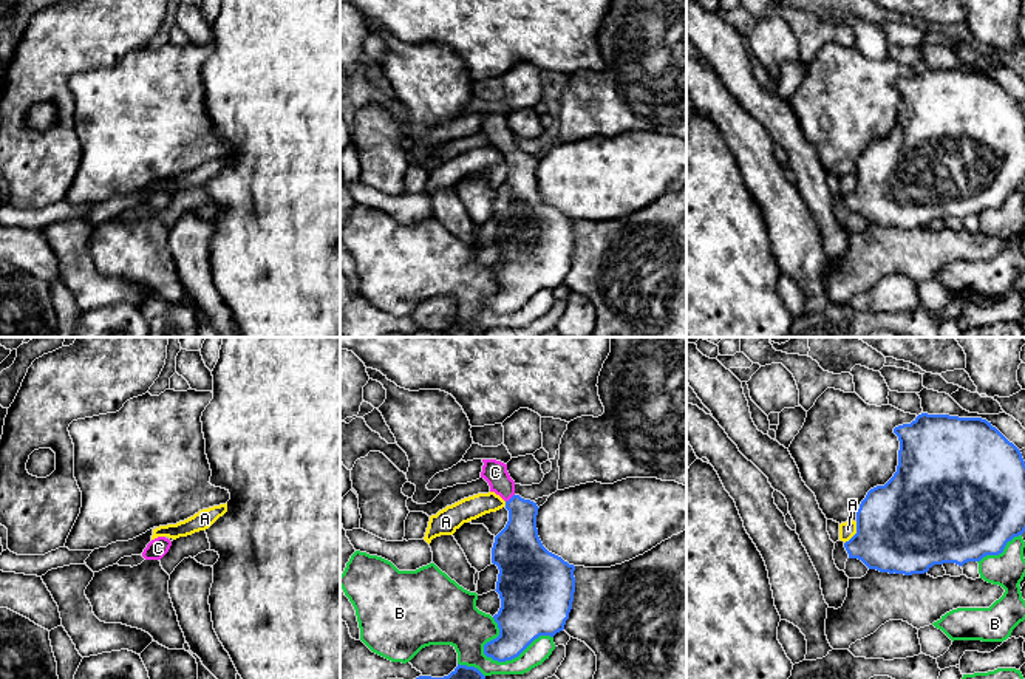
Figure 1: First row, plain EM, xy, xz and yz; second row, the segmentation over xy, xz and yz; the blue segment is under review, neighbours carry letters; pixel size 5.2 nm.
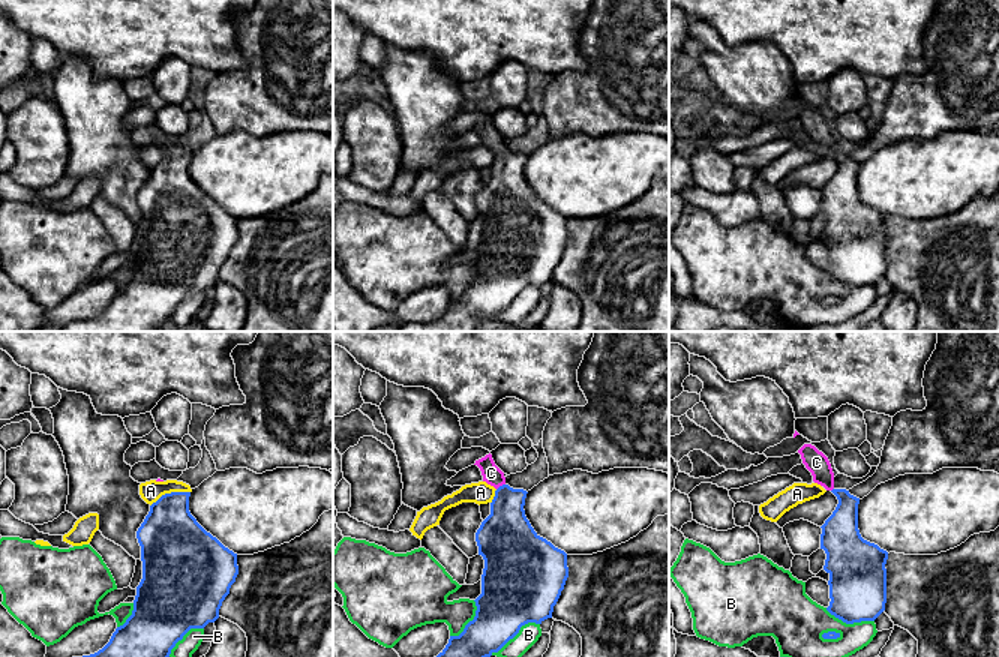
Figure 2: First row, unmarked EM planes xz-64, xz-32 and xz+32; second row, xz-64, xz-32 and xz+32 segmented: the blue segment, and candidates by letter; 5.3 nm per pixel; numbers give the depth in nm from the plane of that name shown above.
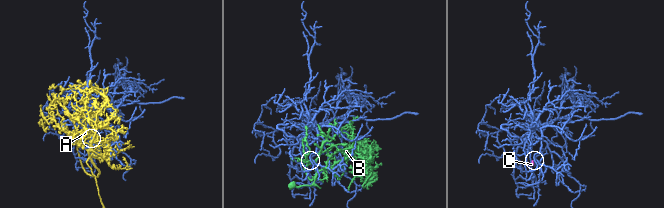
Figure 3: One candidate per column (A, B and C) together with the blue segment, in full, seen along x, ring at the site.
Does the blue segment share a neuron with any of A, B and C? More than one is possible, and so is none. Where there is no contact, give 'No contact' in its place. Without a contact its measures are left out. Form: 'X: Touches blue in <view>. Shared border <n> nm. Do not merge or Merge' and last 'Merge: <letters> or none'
A: Touches blue in yz. Shared border 140 nm. Do not merge
B: Touches blue in xz. Shared border 380 nm. Do not merge
C: Touches blue in xz. Shared border 60 nm. Merge
Merge: C

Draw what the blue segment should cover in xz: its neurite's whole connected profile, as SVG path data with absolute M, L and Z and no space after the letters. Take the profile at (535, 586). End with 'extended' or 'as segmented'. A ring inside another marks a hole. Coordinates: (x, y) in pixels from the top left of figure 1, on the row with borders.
M482 459L482 462L481 478L489 483L490 492L506 501L509 510L509 521L495 537L492 548L492 563L499 569L495 591L499 594L501 608L493 616L499 636L484 645L484 654L506 662L518 657L540 636L553 637L564 630L574 602L575 566L543 546L536 529L540 507L515 493L515 481L507 472L507 464L496 459Z; extended

